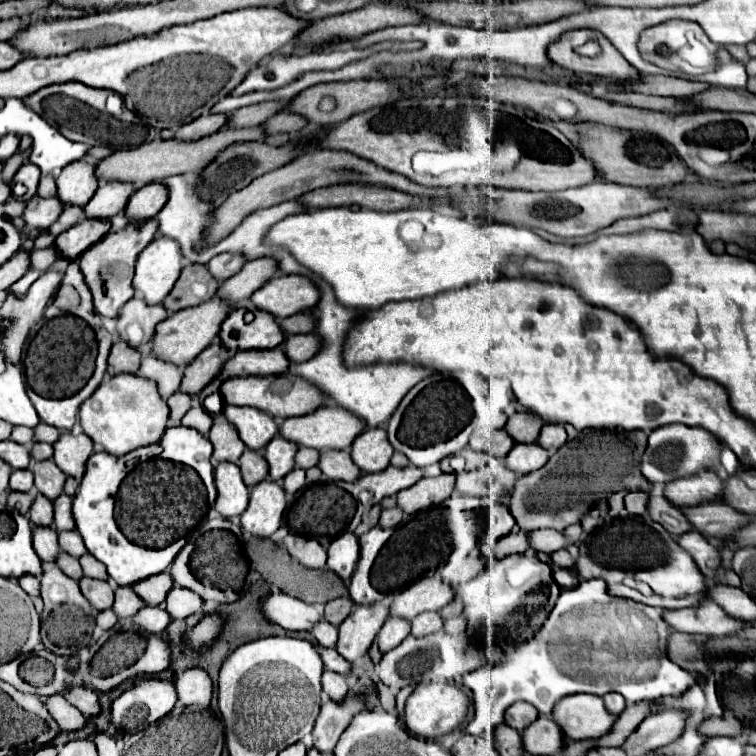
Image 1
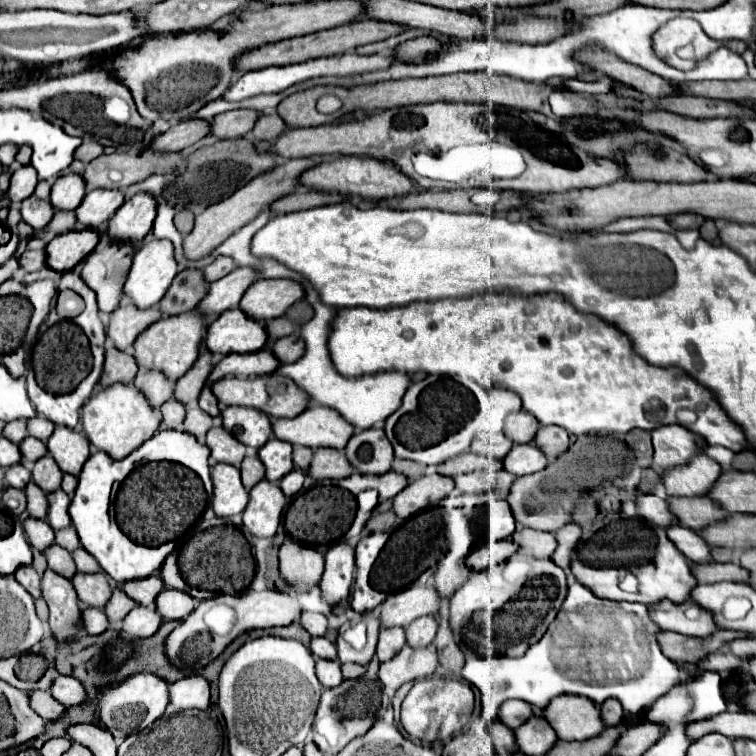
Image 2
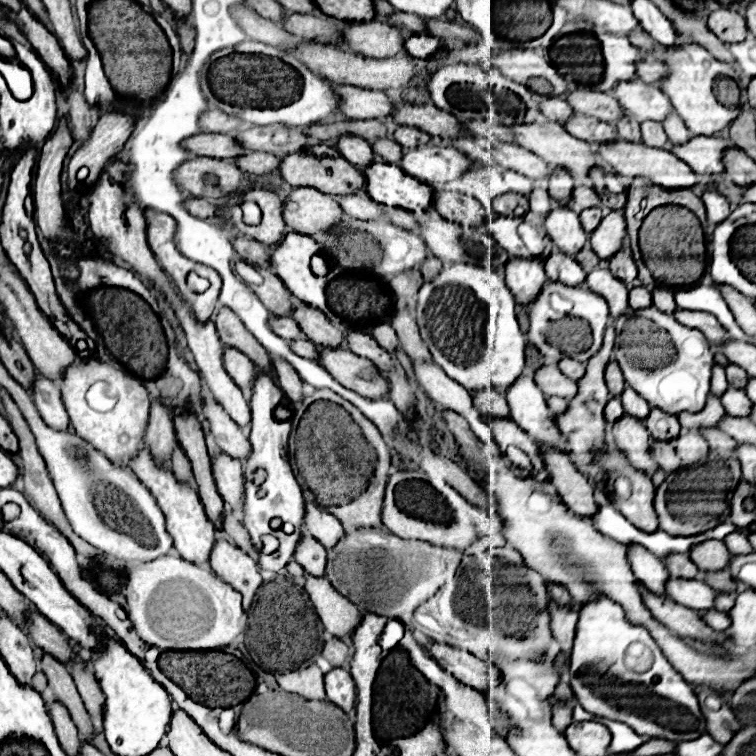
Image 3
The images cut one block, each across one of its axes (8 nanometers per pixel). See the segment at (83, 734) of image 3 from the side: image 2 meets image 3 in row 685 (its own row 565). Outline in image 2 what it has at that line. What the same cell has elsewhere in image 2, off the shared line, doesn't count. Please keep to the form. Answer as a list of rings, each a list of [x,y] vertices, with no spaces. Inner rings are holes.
[[[50,544],[44,550],[44,556],[48,560],[48,568],[62,574],[64,578],[72,578],[76,574],[76,566],[74,566],[74,560],[72,560],[70,552],[62,550],[58,544]]]

